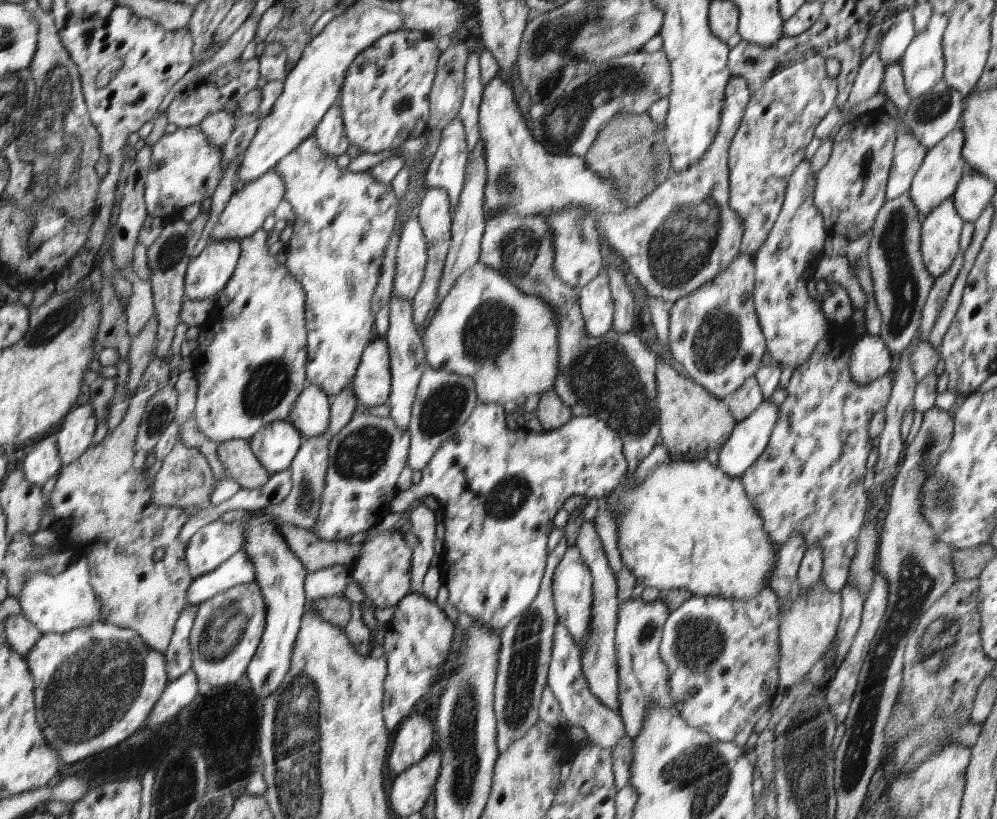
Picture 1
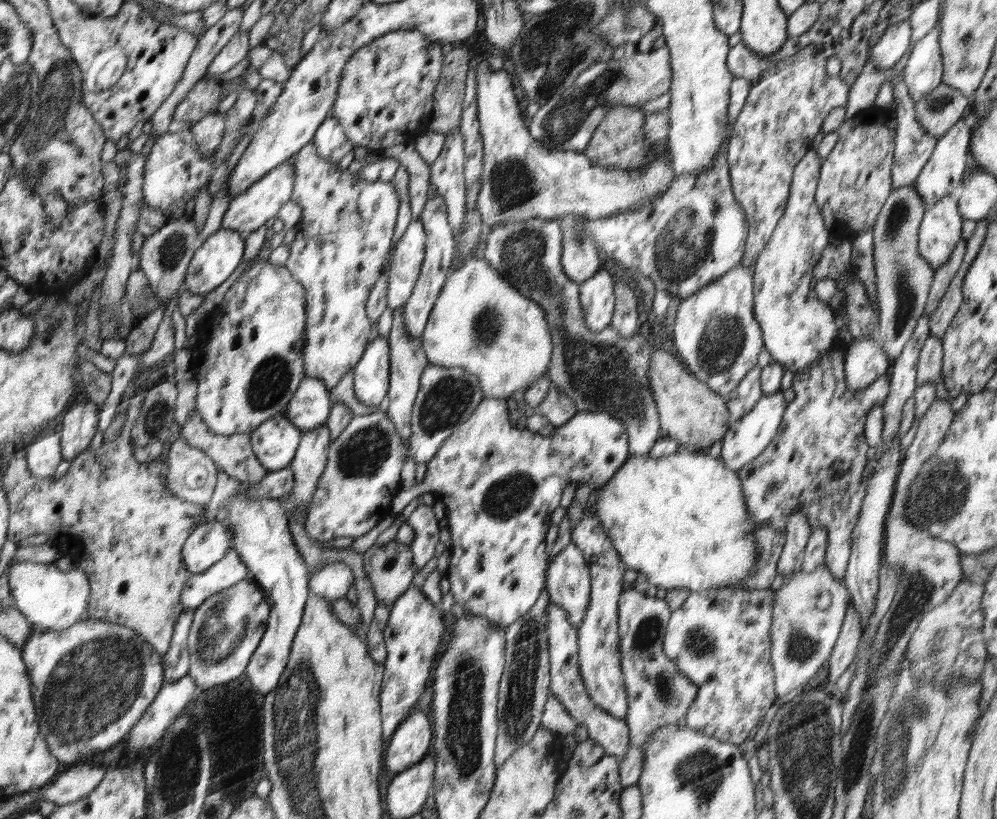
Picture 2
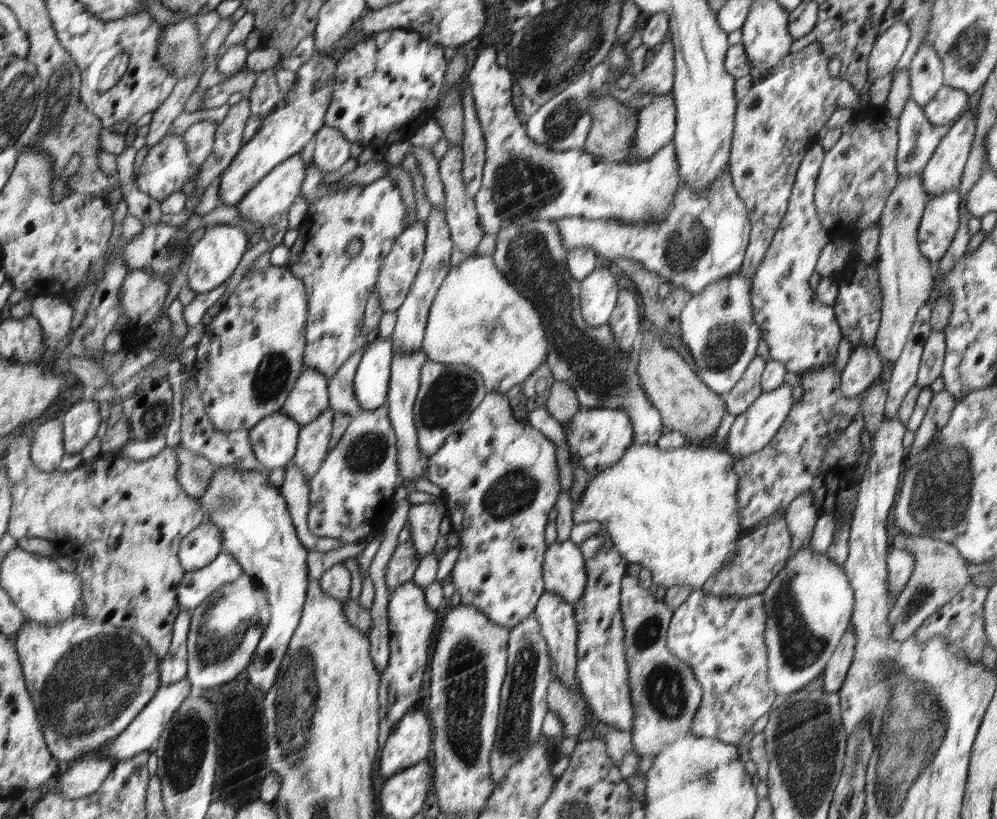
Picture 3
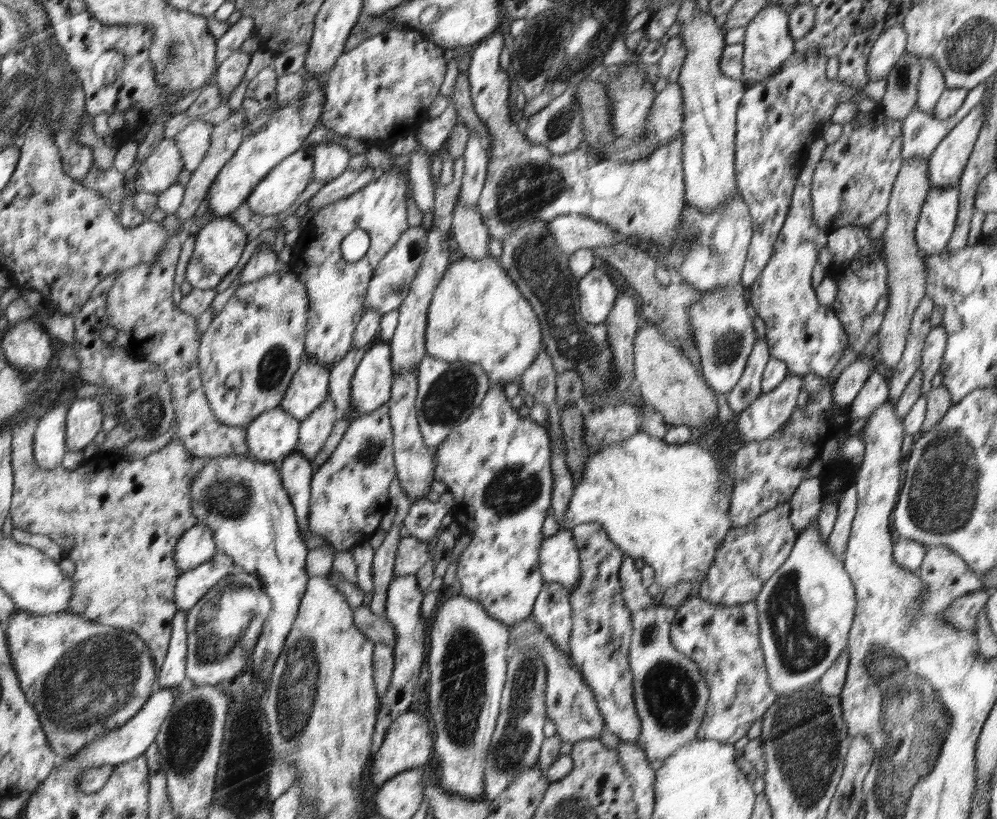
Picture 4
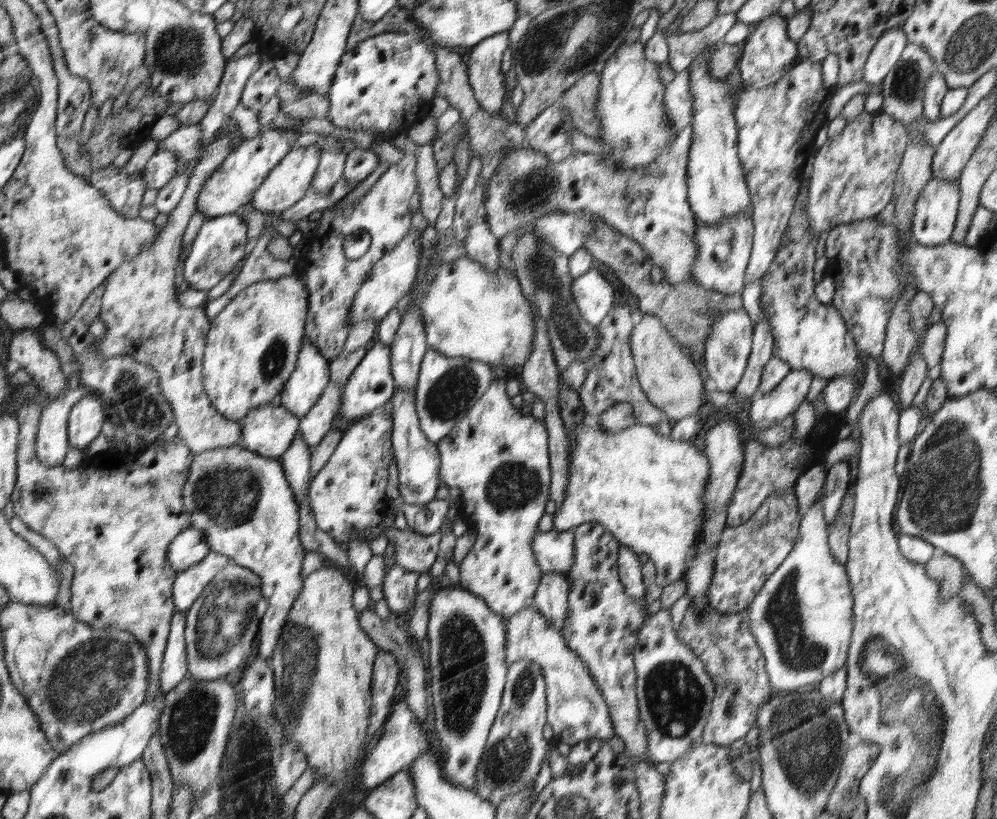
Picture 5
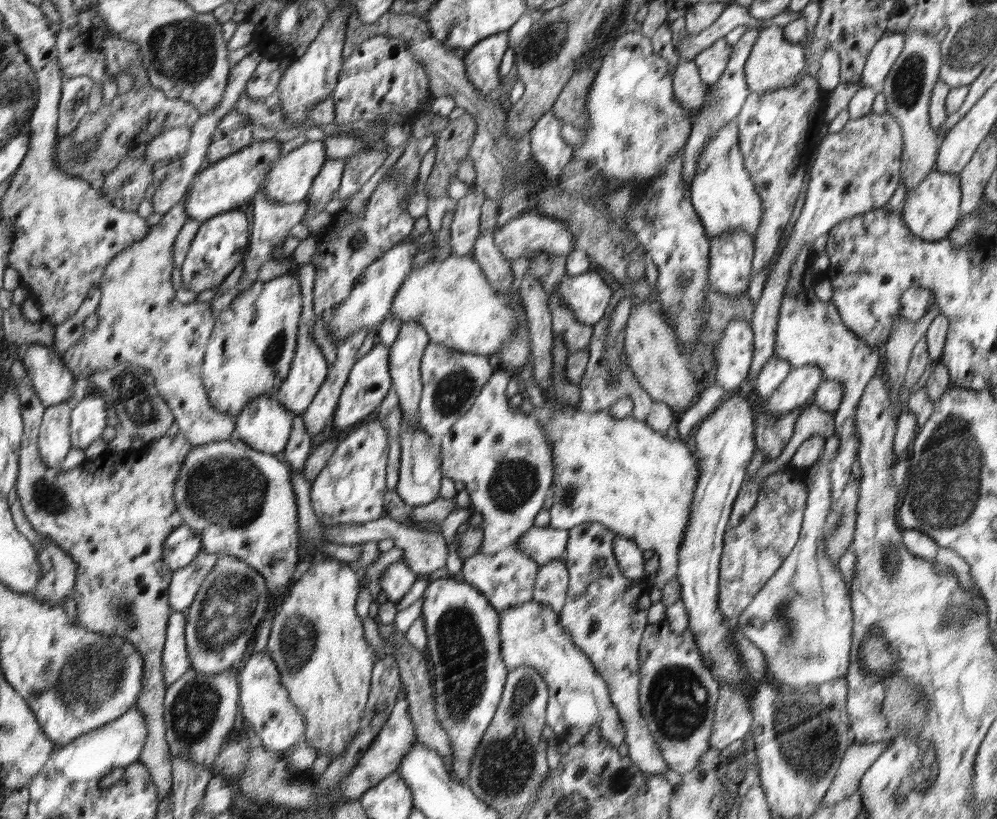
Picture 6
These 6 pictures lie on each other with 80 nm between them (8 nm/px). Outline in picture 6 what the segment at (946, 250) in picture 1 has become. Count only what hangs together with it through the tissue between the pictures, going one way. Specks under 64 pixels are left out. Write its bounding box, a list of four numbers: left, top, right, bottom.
[900,168,961,242]

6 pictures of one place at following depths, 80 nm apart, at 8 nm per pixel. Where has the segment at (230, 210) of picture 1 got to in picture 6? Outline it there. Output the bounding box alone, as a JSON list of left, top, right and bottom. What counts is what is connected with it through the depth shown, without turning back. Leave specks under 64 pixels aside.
[263,141,330,205]

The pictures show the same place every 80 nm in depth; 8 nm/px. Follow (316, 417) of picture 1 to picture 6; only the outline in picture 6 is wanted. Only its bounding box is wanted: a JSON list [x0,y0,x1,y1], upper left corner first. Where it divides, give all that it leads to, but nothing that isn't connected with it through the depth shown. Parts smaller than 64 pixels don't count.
[274,263,329,414]

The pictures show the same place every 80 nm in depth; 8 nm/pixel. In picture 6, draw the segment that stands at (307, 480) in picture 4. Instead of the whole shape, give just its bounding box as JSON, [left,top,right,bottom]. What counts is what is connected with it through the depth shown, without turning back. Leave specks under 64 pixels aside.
[281,413,313,472]

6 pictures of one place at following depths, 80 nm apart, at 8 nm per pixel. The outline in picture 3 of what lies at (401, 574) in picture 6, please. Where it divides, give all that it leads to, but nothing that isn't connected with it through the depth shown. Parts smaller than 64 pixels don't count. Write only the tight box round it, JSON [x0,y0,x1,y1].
[378,581,436,746]

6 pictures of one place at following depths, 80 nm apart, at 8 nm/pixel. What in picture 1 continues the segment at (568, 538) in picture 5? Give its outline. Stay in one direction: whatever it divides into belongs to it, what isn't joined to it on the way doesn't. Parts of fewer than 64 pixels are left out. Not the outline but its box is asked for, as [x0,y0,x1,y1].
[552,546,593,650]

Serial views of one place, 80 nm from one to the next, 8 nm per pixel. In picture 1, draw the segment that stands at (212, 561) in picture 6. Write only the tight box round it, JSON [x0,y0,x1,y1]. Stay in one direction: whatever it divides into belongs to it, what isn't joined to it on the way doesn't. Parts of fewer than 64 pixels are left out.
[188,551,256,606]

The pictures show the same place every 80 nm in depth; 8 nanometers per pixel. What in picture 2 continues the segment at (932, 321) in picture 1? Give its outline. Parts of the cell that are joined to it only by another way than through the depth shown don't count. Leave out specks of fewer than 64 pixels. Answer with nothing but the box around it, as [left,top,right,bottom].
[924,238,966,317]

